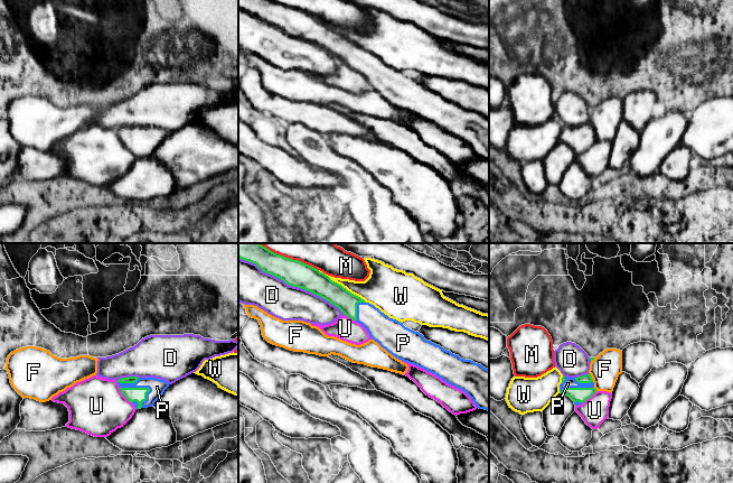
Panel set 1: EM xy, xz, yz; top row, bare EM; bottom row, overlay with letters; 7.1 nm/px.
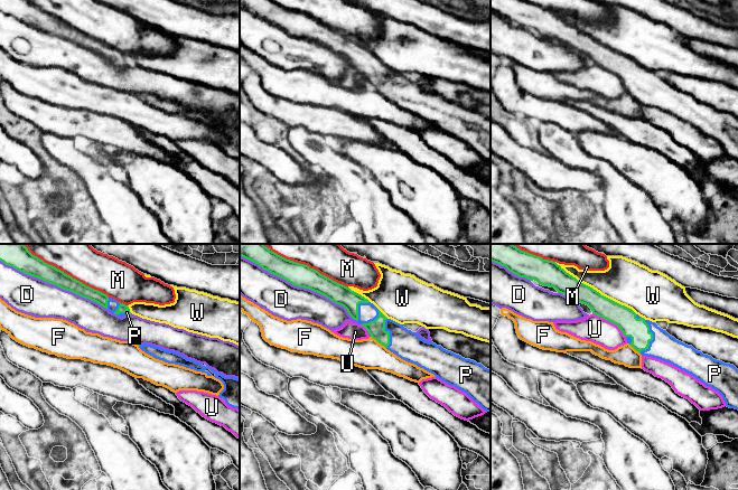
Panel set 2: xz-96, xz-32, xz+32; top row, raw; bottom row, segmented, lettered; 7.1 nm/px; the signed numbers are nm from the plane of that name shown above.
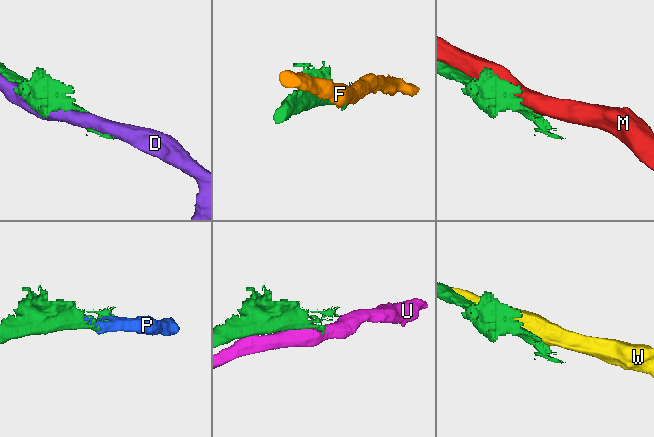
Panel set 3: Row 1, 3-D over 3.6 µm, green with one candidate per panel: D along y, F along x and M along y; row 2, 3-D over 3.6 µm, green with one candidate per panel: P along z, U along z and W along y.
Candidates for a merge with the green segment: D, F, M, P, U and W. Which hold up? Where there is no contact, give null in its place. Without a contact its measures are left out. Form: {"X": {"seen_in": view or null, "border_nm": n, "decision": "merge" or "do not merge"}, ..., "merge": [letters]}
{"D": {"seen_in": "xz", "border_nm": 850, "decision": "do not merge"}, "F": {"seen_in": "yz", "border_nm": 80, "decision": "do not merge"}, "M": {"seen_in": "xz", "border_nm": 380, "decision": "do not merge"}, "P": {"seen_in": "xy", "border_nm": 220, "decision": "merge"}, "U": {"seen_in": "xy", "border_nm": 140, "decision": "do not merge"}, "W": {"seen_in": "xz", "border_nm": 420, "decision": "do not merge"}, "merge": ["P"]}

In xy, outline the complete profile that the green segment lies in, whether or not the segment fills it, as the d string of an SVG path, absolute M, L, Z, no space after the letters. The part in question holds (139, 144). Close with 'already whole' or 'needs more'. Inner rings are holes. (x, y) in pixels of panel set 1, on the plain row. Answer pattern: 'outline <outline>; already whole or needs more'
outline M128 126L118 129L122 143L137 158L152 156L163 143L169 132L157 127Z; needs more

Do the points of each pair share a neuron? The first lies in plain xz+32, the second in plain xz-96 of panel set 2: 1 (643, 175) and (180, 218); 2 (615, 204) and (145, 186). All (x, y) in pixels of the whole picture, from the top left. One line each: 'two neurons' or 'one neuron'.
1: one neuron
2: two neurons

